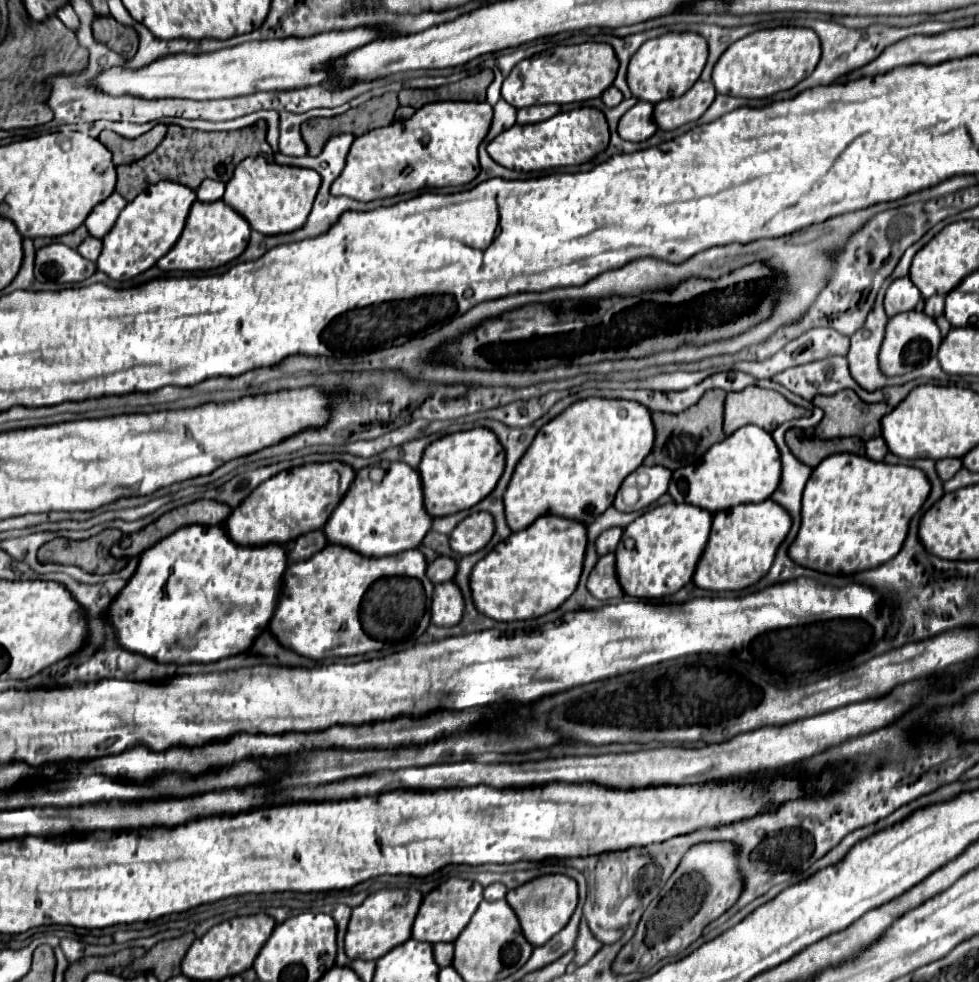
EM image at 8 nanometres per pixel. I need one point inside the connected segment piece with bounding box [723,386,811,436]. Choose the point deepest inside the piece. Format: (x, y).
(767, 409)

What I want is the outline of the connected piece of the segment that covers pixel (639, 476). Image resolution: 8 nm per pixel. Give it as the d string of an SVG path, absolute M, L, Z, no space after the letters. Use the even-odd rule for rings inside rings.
M639 466L635 472L631 472L631 476L627 476L627 480L623 480L613 506L621 512L641 510L651 502L655 502L659 496L663 496L669 488L669 482L671 482L671 470L661 466L651 466L651 468ZM625 488L635 488L639 492L639 500L633 506L625 506L625 500L623 500Z

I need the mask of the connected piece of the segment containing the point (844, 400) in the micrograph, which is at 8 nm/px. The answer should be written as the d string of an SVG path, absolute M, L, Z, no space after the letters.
M843 390L833 396L815 396L813 404L823 408L825 416L823 420L815 426L813 434L819 438L839 438L839 436L857 436L861 440L869 440L875 436L881 436L879 422L881 418L891 412L891 406L887 402L877 402L877 404L865 404L853 390Z

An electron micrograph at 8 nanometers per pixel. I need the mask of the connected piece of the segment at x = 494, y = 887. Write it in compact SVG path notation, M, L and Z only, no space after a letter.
M491 884L483 890L483 898L489 900L489 902L495 902L495 900L503 900L507 894L507 888L503 884Z

